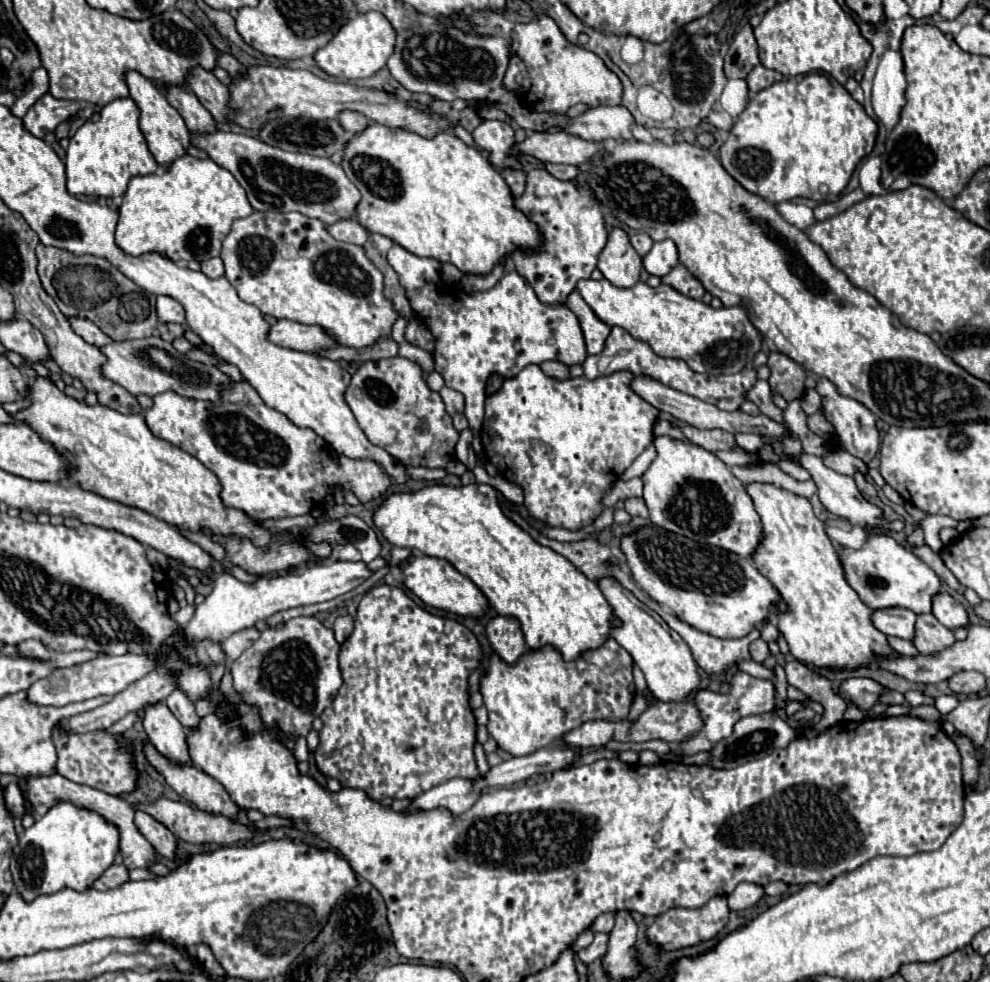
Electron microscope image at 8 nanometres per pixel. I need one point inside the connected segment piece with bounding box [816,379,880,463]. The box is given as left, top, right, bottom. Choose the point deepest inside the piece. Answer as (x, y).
(855, 426)

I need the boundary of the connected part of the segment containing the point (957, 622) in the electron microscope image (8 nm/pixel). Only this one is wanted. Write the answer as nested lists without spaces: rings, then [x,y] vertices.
[[[940,593],[934,597],[932,613],[948,629],[958,629],[958,627],[968,629],[970,627],[970,619],[968,619],[966,609],[960,605],[960,601],[950,597],[948,593]]]

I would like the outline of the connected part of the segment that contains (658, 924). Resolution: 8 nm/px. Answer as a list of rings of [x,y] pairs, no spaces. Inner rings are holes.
[[[712,897],[704,907],[700,909],[684,909],[684,907],[676,907],[670,909],[662,915],[656,917],[654,925],[648,929],[648,937],[650,941],[658,943],[664,949],[678,949],[678,947],[688,947],[688,945],[696,945],[698,941],[704,939],[712,939],[728,921],[730,909],[726,905],[726,897]]]

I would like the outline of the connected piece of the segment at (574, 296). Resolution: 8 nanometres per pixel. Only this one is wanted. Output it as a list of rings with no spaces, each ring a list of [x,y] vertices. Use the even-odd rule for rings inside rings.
[[[578,291],[570,293],[570,297],[566,301],[566,307],[576,313],[576,317],[578,317],[580,325],[582,325],[588,355],[598,355],[602,351],[602,347],[604,347],[604,339],[608,337],[610,327],[606,323],[602,323],[594,315],[594,311],[586,305],[586,301],[582,301],[582,297],[580,297]]]

